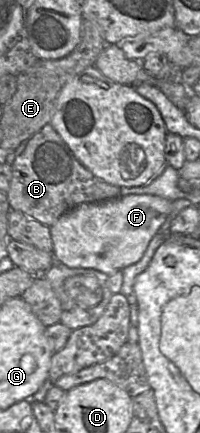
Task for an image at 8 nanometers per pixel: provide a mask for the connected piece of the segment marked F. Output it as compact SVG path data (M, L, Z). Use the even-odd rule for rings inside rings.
M131 194L98 203L80 204L59 217L50 227L53 255L58 263L70 268L92 268L110 276L141 260L149 242L170 212L171 201L150 194Z

